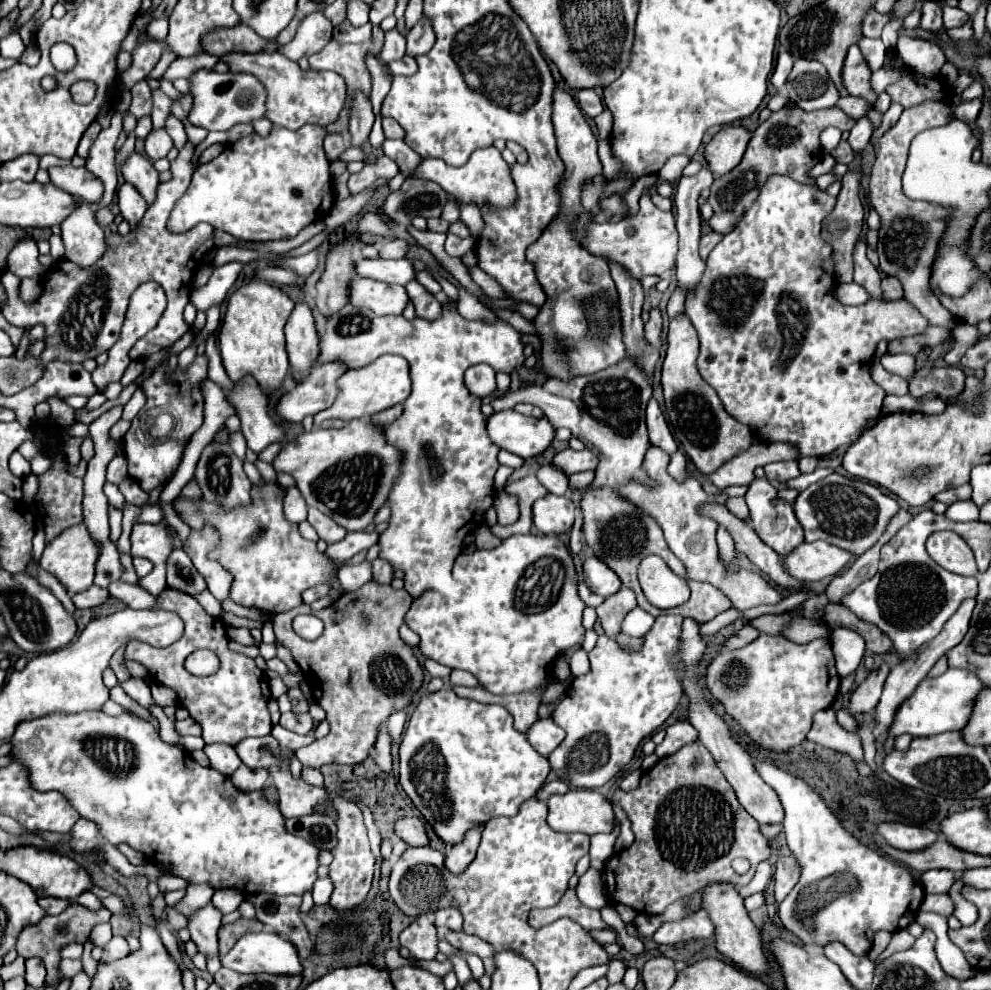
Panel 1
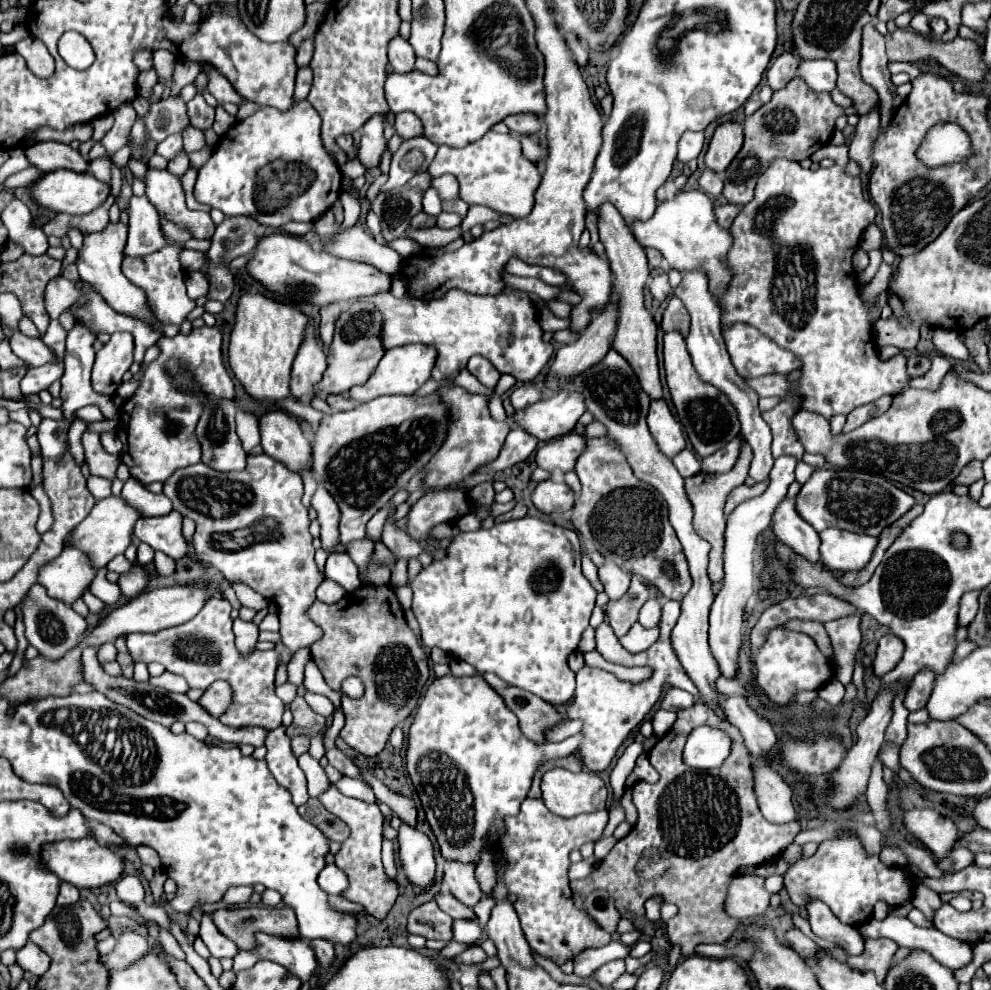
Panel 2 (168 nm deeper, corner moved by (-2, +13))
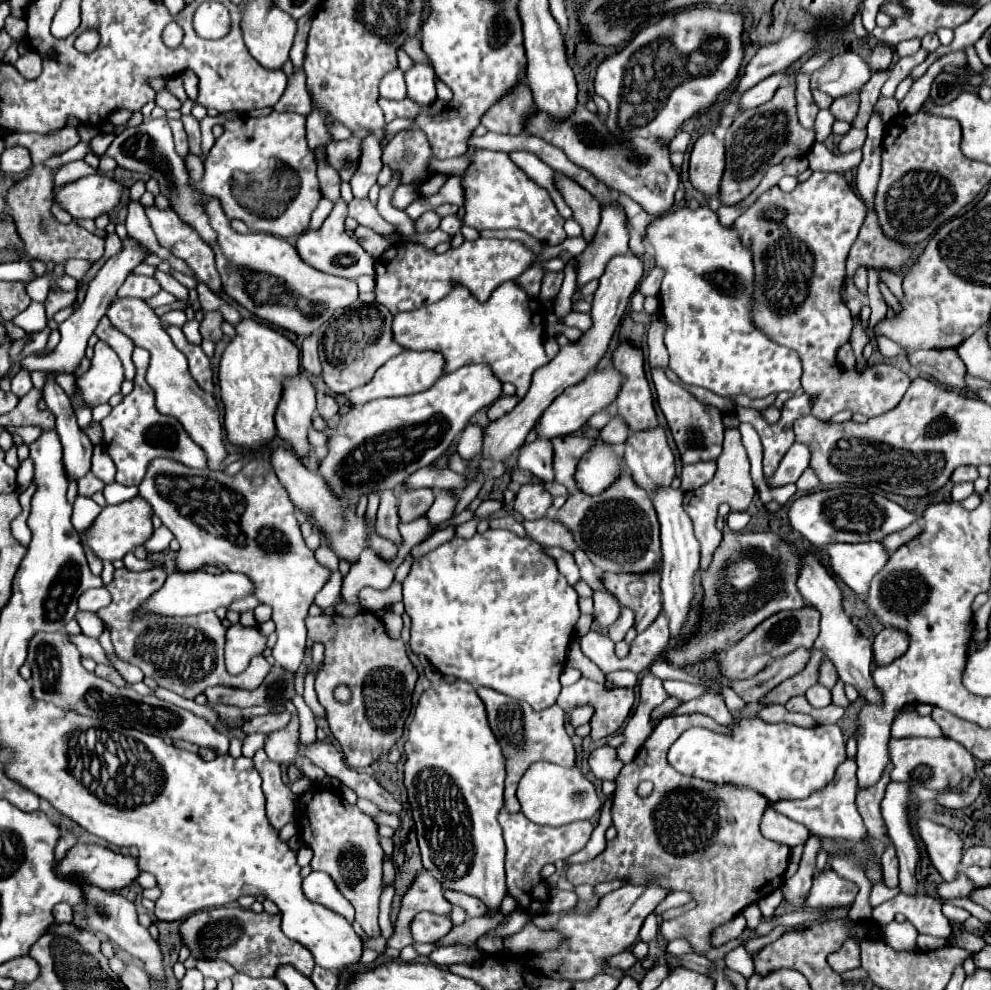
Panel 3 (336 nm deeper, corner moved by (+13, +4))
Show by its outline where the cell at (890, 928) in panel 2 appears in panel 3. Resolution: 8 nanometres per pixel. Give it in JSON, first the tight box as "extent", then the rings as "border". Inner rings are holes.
{"extent":[881,921,919,951],"border":[[[891,921],[885,927],[881,927],[881,931],[885,933],[885,941],[889,941],[889,945],[893,945],[896,951],[919,950],[916,944],[918,932],[909,921]]]}

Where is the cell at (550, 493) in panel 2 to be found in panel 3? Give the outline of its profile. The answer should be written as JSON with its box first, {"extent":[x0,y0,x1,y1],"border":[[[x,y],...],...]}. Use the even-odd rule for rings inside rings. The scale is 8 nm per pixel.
{"extent":[513,483,553,521],"border":[[[527,483],[519,487],[513,501],[513,509],[521,513],[525,519],[533,521],[533,519],[541,519],[551,507],[551,503],[553,497],[539,483]]]}

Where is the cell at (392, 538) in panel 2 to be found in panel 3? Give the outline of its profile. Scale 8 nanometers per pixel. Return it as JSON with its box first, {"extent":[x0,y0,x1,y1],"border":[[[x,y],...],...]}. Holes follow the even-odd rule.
{"extent":[377,489,401,545],"border":[[[391,489],[381,491],[381,505],[377,511],[377,533],[381,533],[383,537],[389,537],[391,541],[397,541],[397,545],[401,545],[401,535],[399,535],[399,515],[397,515],[397,495]]]}

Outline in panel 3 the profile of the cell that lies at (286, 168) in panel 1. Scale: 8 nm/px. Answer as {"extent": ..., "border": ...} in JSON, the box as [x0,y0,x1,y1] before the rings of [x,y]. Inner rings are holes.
{"extent":[199,113,321,237],"border":[[[269,113],[265,117],[233,117],[227,119],[223,123],[223,135],[215,141],[215,145],[211,147],[207,159],[205,159],[205,175],[203,181],[199,185],[201,193],[203,193],[203,201],[217,197],[225,209],[225,215],[229,219],[241,219],[247,223],[247,227],[251,231],[263,231],[263,233],[271,233],[277,237],[297,237],[303,231],[309,229],[309,221],[311,221],[311,213],[315,211],[319,199],[321,199],[321,191],[319,191],[319,181],[317,181],[317,163],[315,163],[315,155],[307,145],[305,139],[305,117],[301,117],[299,113]],[[235,171],[241,171],[245,175],[261,175],[261,179],[267,175],[265,183],[261,181],[261,187],[257,189],[249,189],[245,187],[241,191],[241,199],[239,199],[239,191],[235,189]]]}

